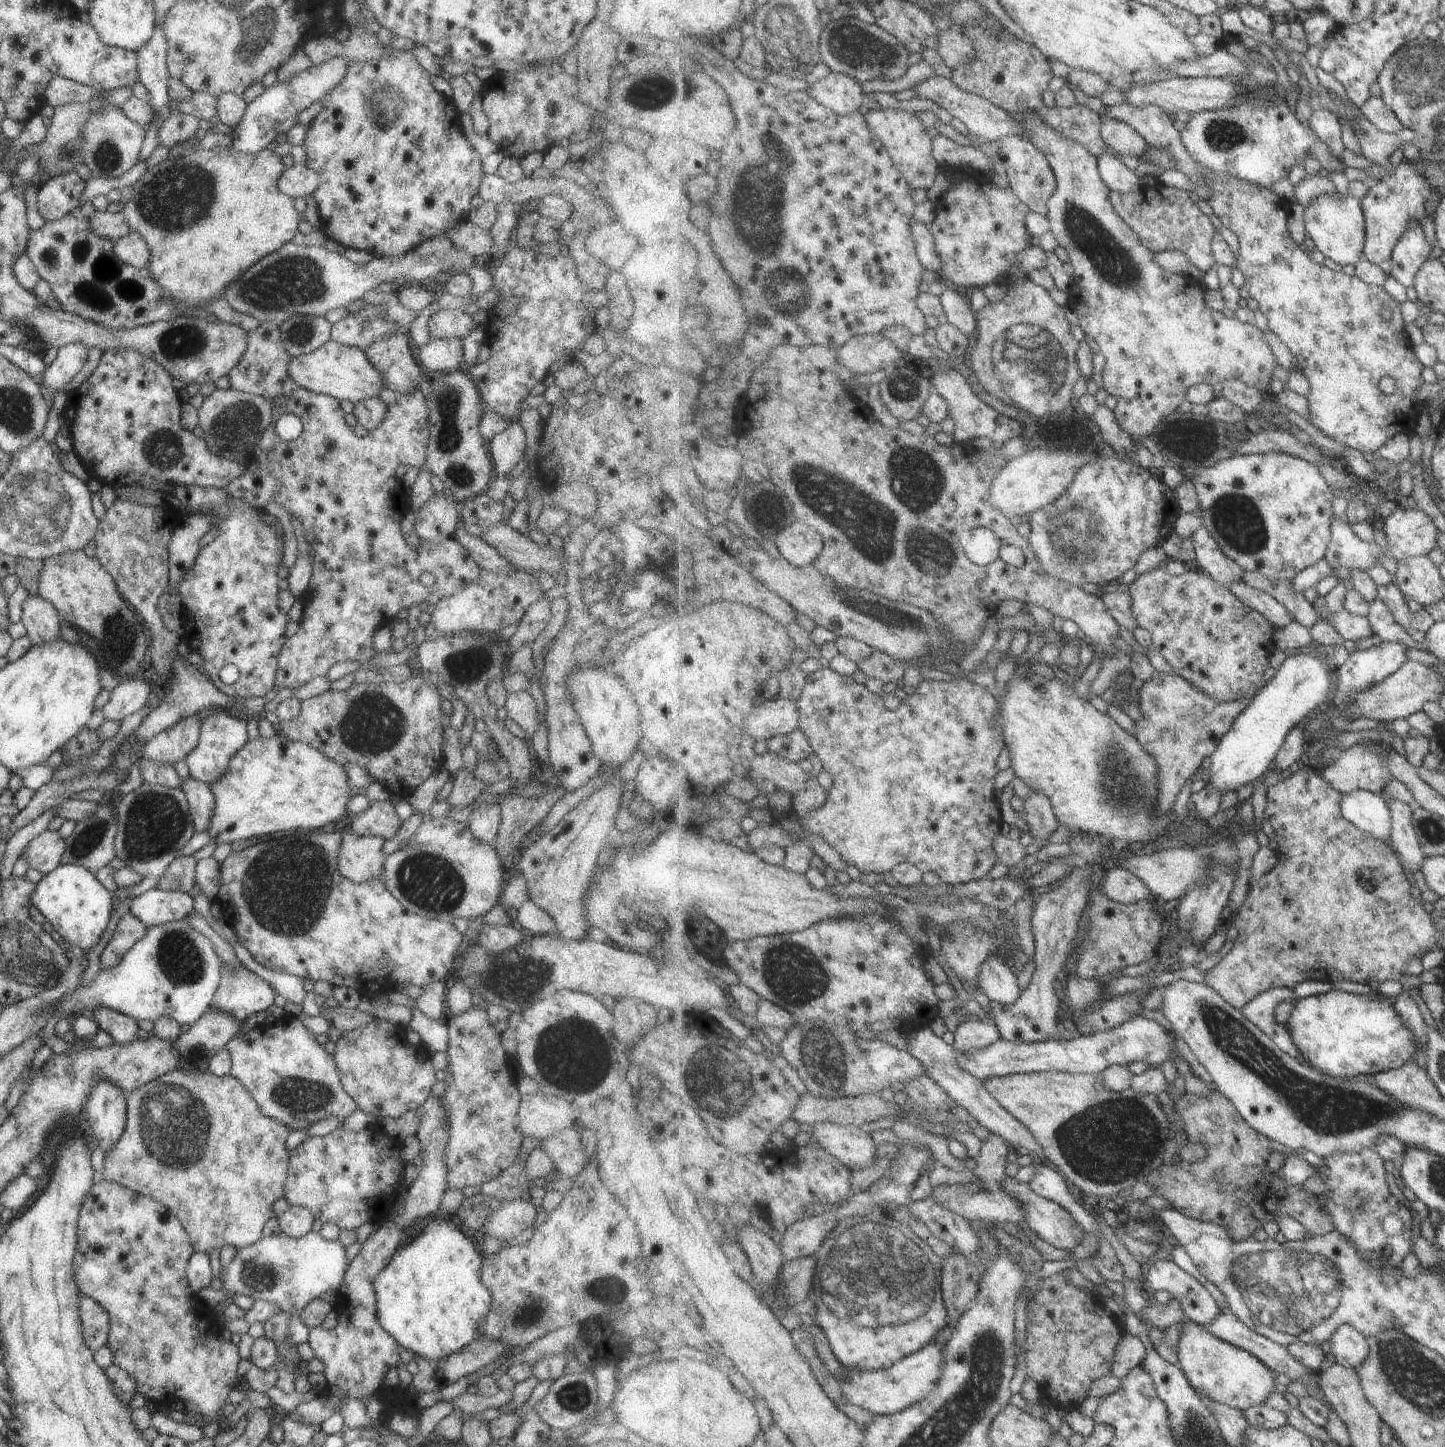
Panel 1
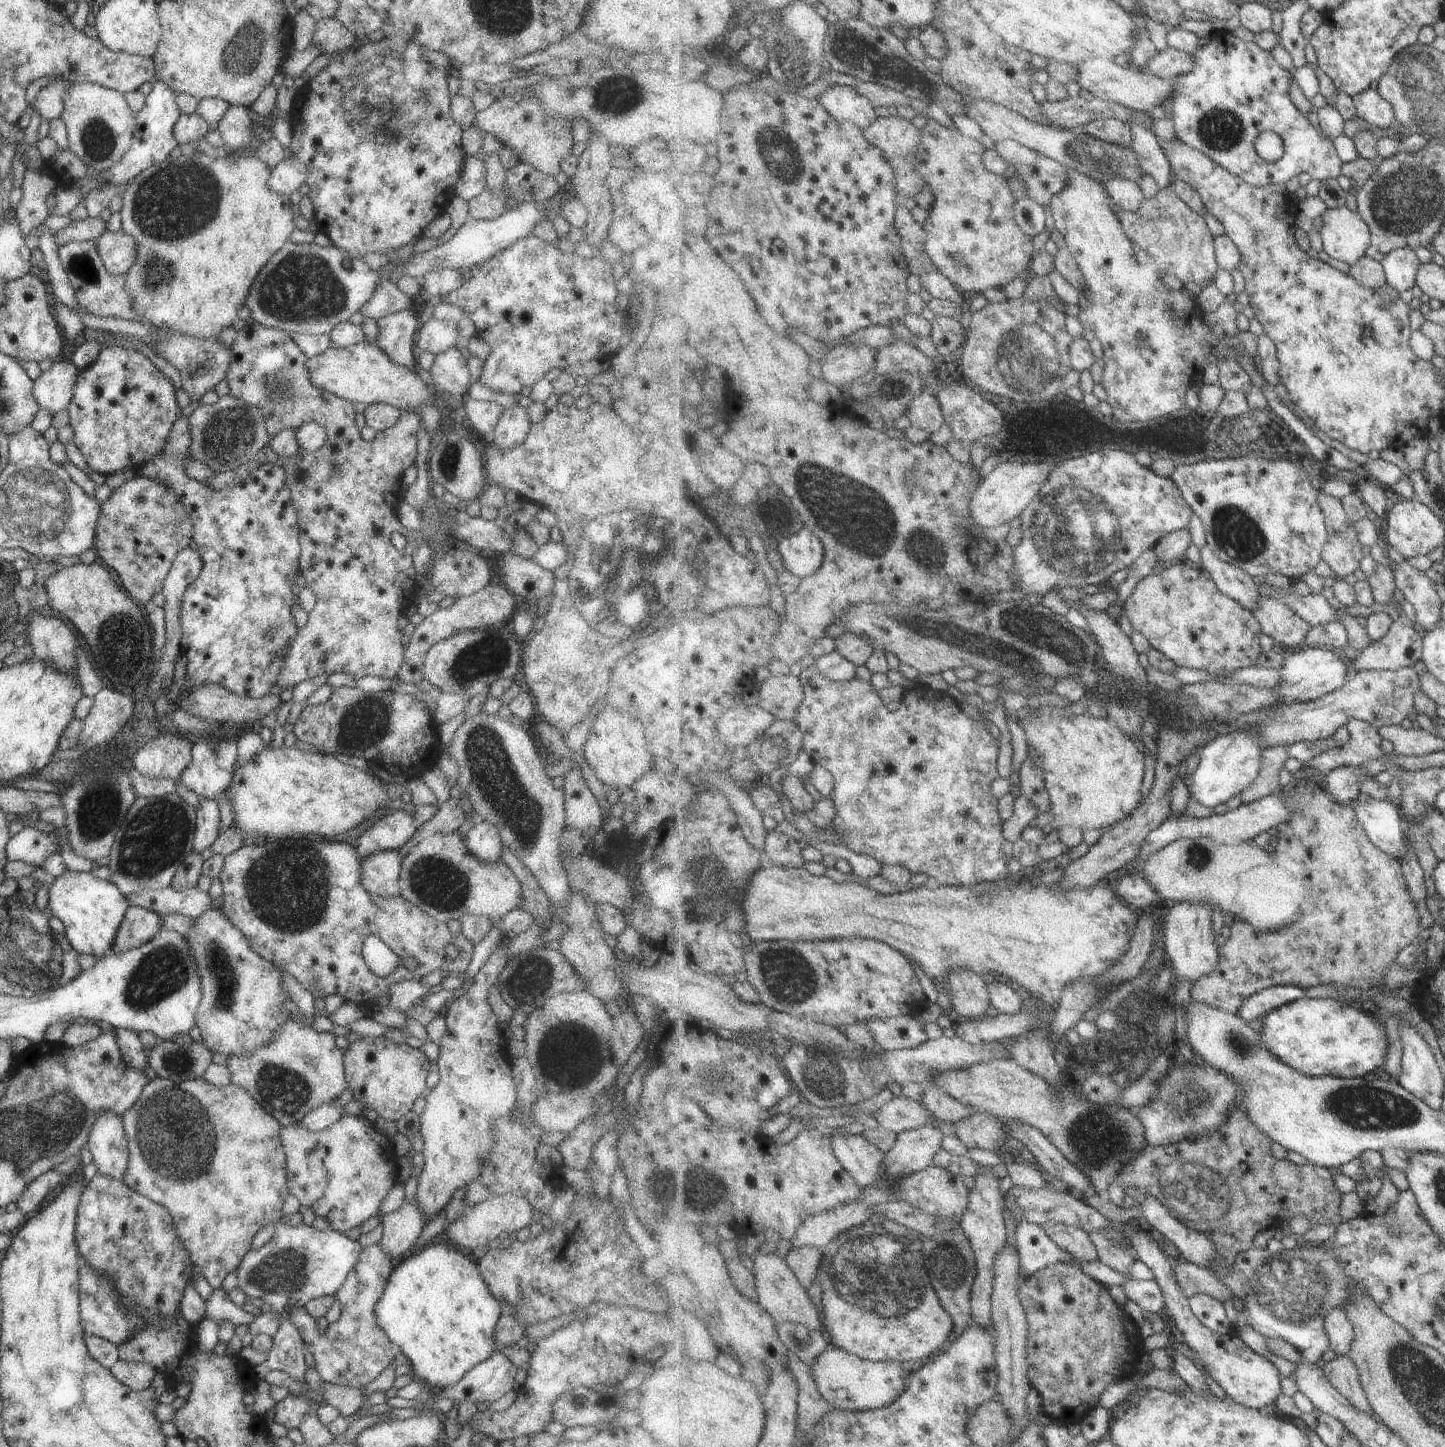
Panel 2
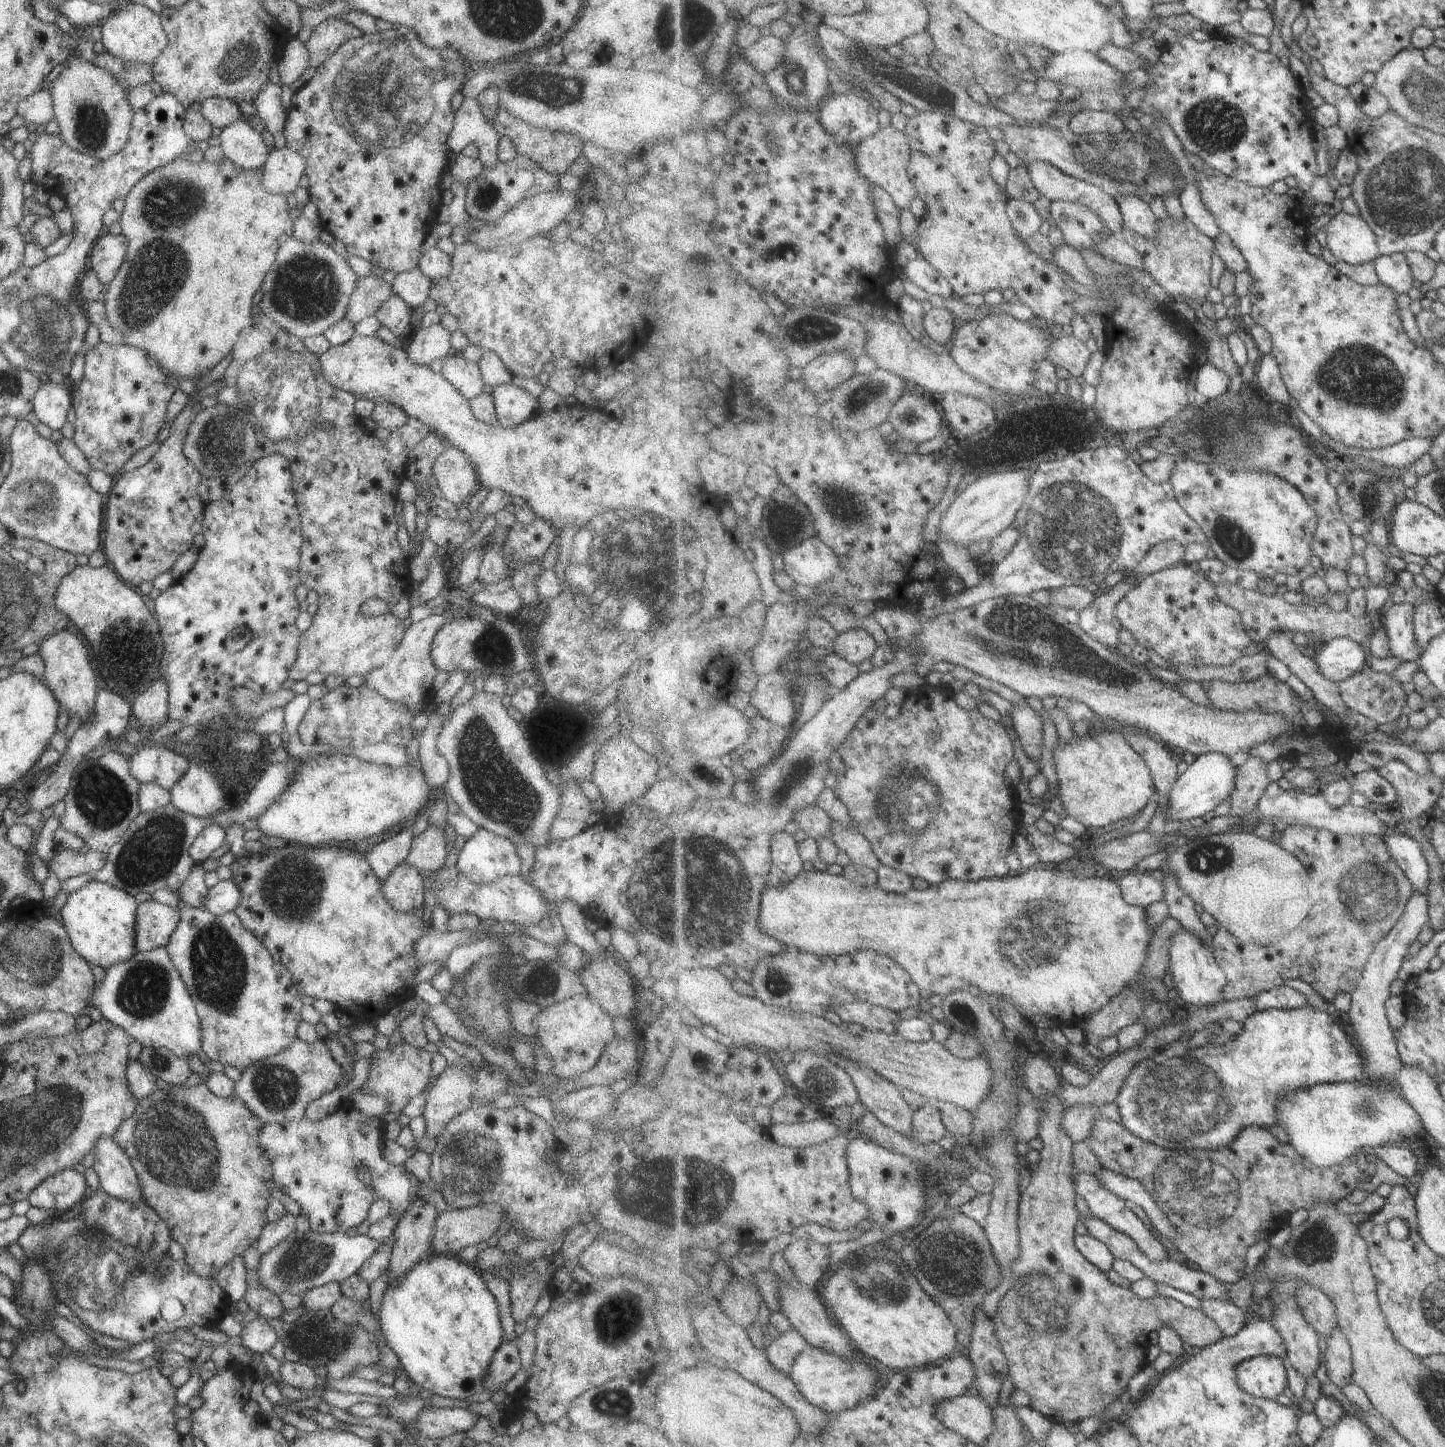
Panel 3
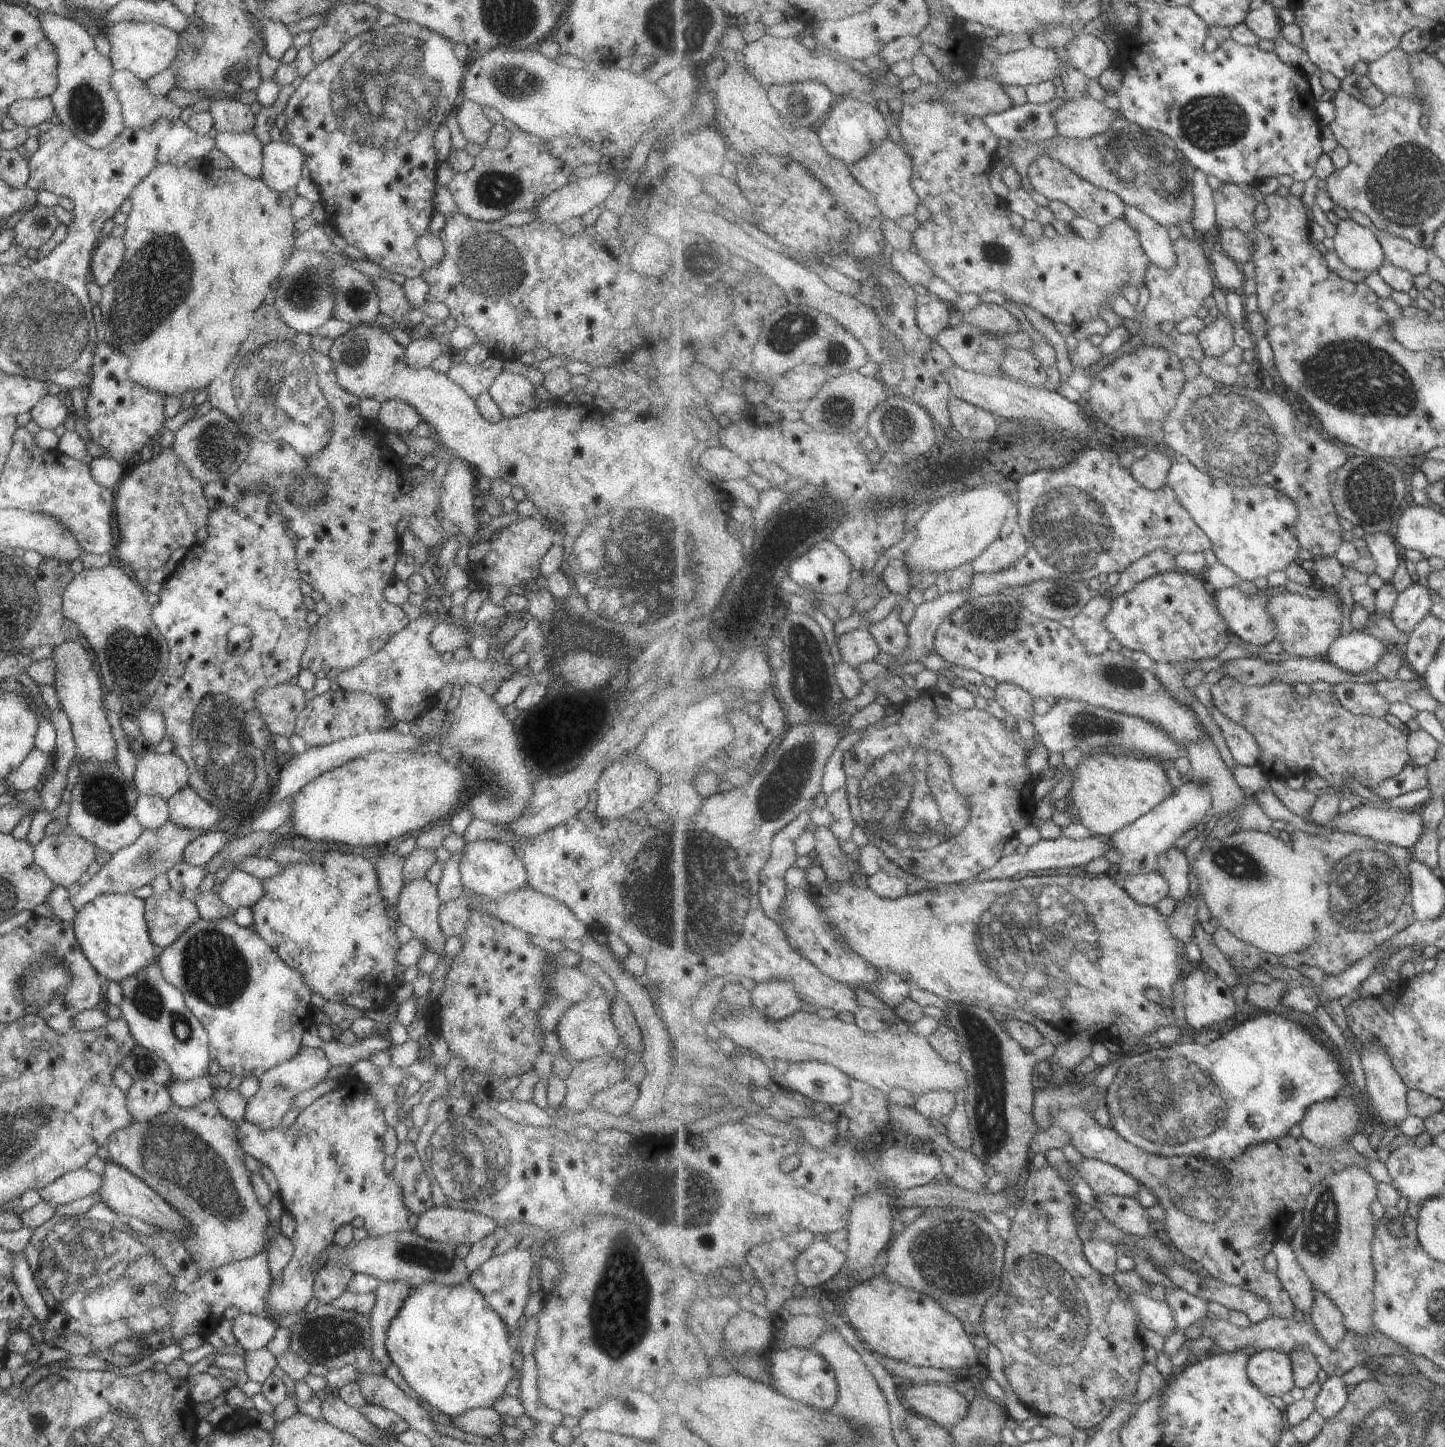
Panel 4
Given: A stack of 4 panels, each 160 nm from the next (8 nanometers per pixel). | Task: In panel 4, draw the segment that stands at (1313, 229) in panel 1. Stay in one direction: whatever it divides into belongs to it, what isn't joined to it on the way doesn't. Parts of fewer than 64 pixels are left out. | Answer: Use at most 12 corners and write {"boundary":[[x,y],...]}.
{"boundary":[[1341,220],[1333,239],[1353,270],[1376,273],[1389,260],[1378,236]]}

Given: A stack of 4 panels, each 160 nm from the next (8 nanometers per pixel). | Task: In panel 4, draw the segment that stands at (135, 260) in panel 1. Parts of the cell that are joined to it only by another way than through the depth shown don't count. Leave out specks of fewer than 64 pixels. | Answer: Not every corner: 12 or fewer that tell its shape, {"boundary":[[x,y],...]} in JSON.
{"boundary":[[106,232],[92,253],[90,278],[106,287],[125,258],[125,243]]}

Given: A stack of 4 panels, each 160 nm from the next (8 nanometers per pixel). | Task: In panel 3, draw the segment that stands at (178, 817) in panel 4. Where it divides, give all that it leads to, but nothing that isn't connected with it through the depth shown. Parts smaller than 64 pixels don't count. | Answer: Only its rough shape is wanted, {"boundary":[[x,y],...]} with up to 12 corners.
{"boundary":[[196,761],[170,790],[172,806],[212,816],[229,806],[214,767]]}

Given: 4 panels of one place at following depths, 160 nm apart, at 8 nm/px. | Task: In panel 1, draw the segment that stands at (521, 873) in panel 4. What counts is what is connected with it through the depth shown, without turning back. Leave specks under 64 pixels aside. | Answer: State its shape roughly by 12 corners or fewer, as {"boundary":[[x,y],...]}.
{"boundary":[[498,804],[478,806],[468,827],[478,841],[491,844],[501,826]]}

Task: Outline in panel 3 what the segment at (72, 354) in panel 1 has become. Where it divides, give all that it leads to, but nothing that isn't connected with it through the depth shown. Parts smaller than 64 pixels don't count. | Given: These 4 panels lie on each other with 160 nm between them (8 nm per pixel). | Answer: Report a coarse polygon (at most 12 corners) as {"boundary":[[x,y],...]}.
{"boundary":[[46,382],[33,412],[52,431],[66,424],[71,386]]}

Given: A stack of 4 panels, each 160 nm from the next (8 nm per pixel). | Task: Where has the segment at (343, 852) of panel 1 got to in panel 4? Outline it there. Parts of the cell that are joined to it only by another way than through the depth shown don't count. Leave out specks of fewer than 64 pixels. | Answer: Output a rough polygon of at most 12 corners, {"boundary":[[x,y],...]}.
{"boundary":[[424,877],[405,884],[394,909],[426,948],[447,940],[439,924],[437,886]]}

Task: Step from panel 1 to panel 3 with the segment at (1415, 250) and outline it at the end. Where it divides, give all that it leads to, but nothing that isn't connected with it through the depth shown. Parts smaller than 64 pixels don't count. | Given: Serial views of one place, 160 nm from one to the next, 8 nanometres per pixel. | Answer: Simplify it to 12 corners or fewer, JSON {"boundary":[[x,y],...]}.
{"boundary":[[1406,253],[1382,255],[1381,283],[1400,295],[1417,279]]}

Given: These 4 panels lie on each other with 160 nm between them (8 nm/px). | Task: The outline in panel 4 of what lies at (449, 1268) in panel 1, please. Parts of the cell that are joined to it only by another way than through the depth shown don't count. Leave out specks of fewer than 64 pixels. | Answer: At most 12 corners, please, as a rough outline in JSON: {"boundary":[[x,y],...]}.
{"boundary":[[468,1280],[412,1290],[391,1362],[450,1418],[518,1374],[513,1335]]}

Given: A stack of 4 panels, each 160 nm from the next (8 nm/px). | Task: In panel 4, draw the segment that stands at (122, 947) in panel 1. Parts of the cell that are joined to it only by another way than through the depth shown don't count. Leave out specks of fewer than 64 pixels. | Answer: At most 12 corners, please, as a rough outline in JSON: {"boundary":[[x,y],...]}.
{"boundary":[[172,890],[145,901],[149,936],[160,951],[199,918]]}

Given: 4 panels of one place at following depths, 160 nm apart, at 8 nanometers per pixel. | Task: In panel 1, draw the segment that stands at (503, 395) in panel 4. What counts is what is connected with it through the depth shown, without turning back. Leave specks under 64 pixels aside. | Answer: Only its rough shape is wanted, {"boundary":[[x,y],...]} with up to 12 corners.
{"boundary":[[519,420],[490,442],[495,477],[523,460],[525,432]]}

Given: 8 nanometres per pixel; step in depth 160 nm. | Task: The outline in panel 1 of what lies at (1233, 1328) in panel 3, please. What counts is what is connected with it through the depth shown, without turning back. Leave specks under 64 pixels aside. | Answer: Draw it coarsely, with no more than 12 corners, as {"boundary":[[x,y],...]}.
{"boundary":[[1155,1260],[1147,1280],[1166,1290],[1187,1319],[1223,1314],[1210,1290],[1176,1262]]}

